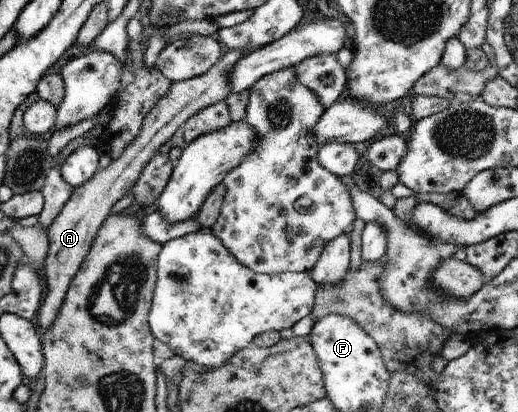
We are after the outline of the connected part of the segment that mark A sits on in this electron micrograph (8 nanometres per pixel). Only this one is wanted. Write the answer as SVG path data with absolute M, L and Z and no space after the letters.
M224 49L219 62L205 74L172 83L169 86L169 92L163 98L159 98L157 104L149 110L144 126L141 126L141 133L123 150L123 154L113 158L107 168L99 168L97 174L88 182L85 182L85 185L72 188L71 198L65 202L65 206L48 228L49 245L44 260L47 294L45 294L44 304L41 305L37 313L37 319L34 321L40 332L49 330L53 320L57 318L63 300L65 300L65 295L69 290L70 282L77 274L83 259L87 256L87 252L91 250L95 234L99 232L101 225L110 215L113 205L137 184L137 178L141 176L141 172L145 170L149 160L173 136L179 126L183 125L188 118L197 114L200 109L224 100L231 93L229 72L237 64L237 60L246 54L245 50Z

